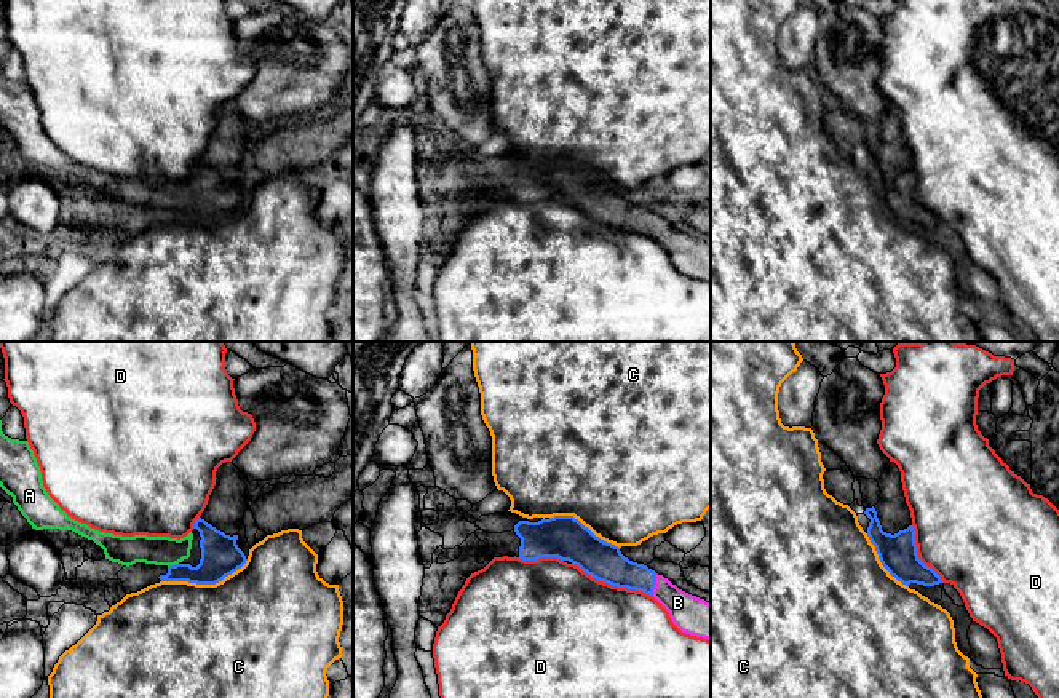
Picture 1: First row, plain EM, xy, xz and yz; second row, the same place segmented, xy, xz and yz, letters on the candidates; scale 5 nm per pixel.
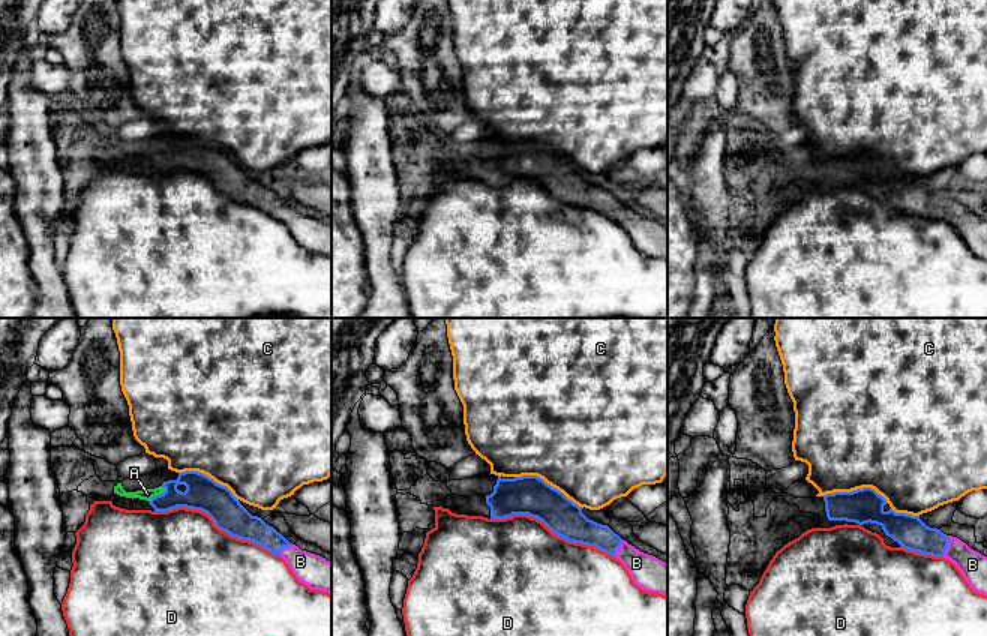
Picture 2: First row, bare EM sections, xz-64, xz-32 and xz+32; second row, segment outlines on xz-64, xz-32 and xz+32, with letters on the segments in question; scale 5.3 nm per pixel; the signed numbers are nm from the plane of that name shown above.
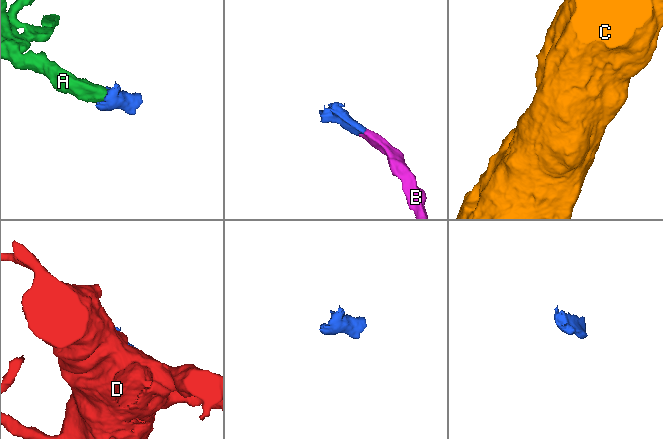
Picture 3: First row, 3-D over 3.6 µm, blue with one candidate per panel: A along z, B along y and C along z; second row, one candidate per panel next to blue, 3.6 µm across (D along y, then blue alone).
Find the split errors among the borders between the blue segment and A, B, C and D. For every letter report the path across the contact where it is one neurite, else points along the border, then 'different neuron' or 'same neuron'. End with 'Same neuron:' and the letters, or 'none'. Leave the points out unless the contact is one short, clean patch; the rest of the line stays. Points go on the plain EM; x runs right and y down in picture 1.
A: way xy (221, 198), (205, 214), (173, 208), (168, 194); same neuron
B: way xz (609, 208), (655, 226), (692, 257); same neuron
C: different neuron
D: different neuron
Same neuron: A, B

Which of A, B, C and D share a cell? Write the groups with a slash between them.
A B / C / D

